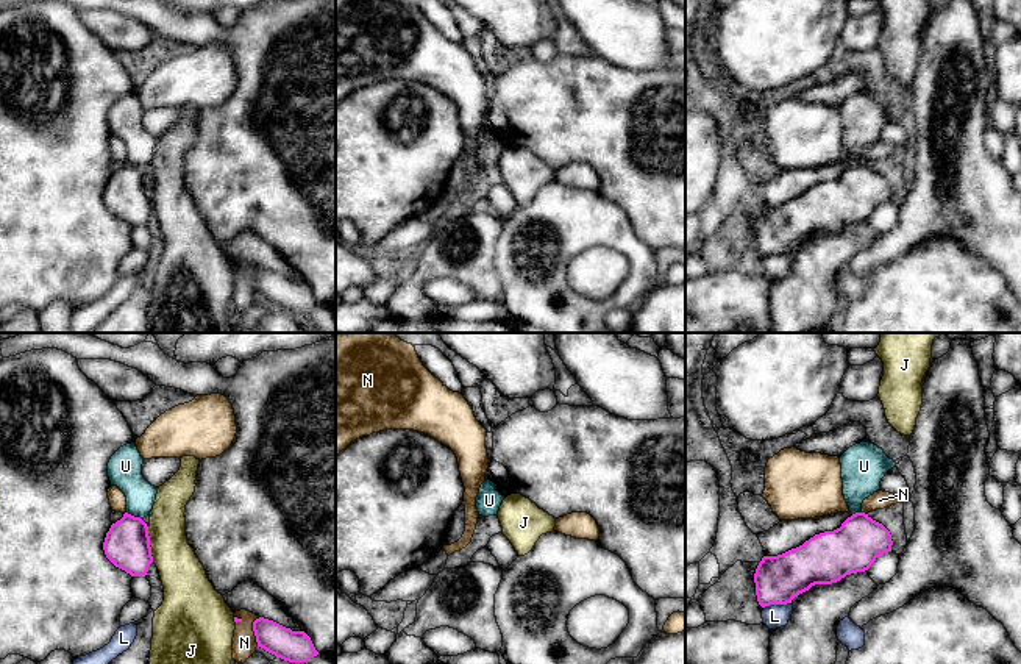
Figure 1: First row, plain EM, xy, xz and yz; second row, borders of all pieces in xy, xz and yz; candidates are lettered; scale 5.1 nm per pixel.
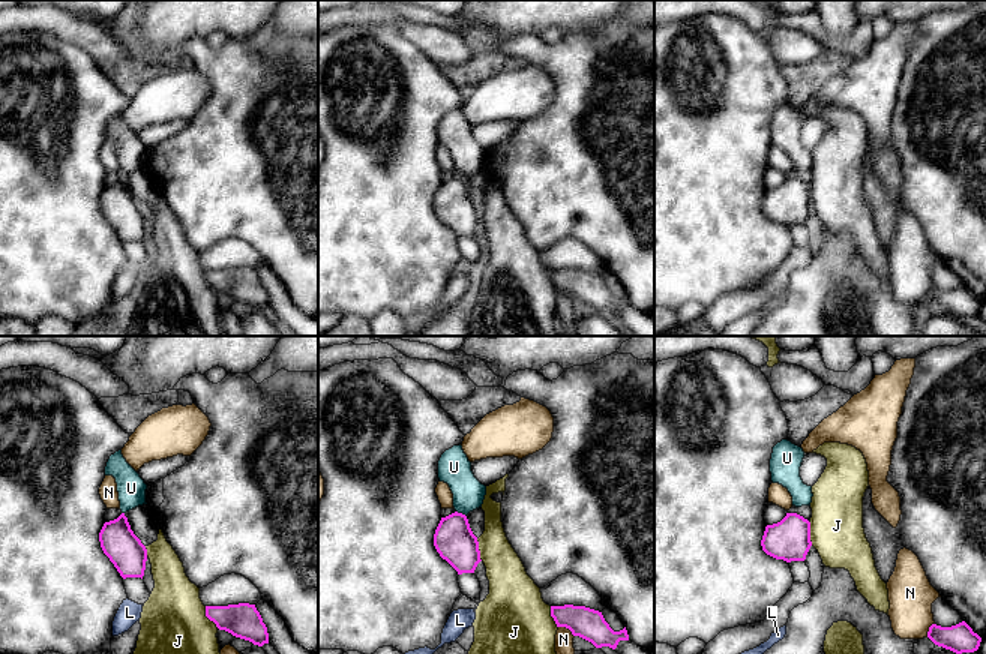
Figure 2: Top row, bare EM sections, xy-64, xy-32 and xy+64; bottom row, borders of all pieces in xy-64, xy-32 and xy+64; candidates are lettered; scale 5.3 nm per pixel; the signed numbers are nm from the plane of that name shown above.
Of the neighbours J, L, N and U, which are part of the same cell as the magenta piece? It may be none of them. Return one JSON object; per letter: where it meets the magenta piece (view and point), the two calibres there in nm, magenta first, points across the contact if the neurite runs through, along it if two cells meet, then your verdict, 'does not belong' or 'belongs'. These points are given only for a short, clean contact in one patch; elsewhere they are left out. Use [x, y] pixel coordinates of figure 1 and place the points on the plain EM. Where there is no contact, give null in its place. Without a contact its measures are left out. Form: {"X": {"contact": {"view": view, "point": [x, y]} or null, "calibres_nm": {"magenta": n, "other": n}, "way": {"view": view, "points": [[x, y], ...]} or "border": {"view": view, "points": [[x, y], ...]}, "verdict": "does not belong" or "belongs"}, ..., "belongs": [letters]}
{"J": {"contact": {"view": "xy", "point": [149, 194]}, "calibres_nm": {"magenta": 240, "other": 220}, "verdict": "does not belong"}, "L": {"contact": {"view": "yz", "point": [776, 253]}, "calibres_nm": {"magenta": 240, "other": 130}, "verdict": "does not belong"}, "N": {"contact": {"view": "xy", "point": [253, 280]}, "calibres_nm": {"magenta": 160, "other": 130}, "verdict": "does not belong"}, "U": {"contact": {"view": "xy", "point": [133, 166]}, "calibres_nm": {"magenta": 240, "other": 180}, "border": {"view": "xy", "points": [[127, 161], [141, 169]]}, "verdict": "does not belong"}, "belongs": []}

